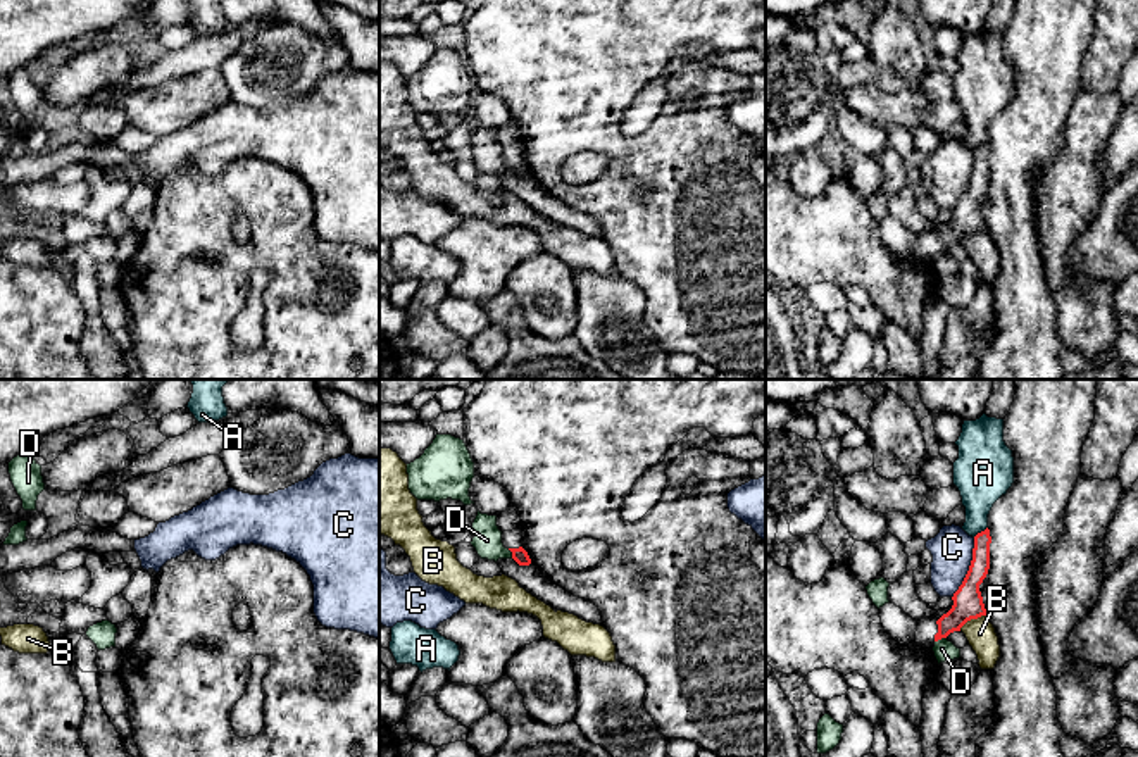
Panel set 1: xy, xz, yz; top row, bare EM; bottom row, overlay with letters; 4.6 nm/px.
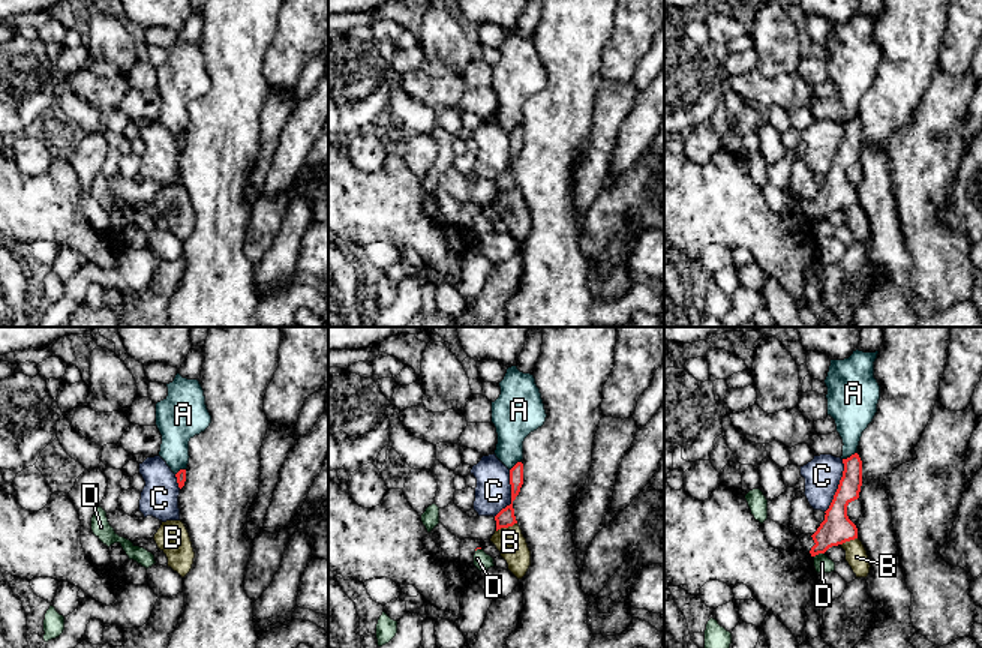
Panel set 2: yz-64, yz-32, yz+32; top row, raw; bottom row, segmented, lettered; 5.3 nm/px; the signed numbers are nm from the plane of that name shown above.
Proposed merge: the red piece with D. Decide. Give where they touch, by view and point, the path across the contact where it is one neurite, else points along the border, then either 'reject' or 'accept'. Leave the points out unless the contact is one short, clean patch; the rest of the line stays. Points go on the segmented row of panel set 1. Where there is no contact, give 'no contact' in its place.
contact yz (940, 638); border yz (945, 637), (935, 642); reject

